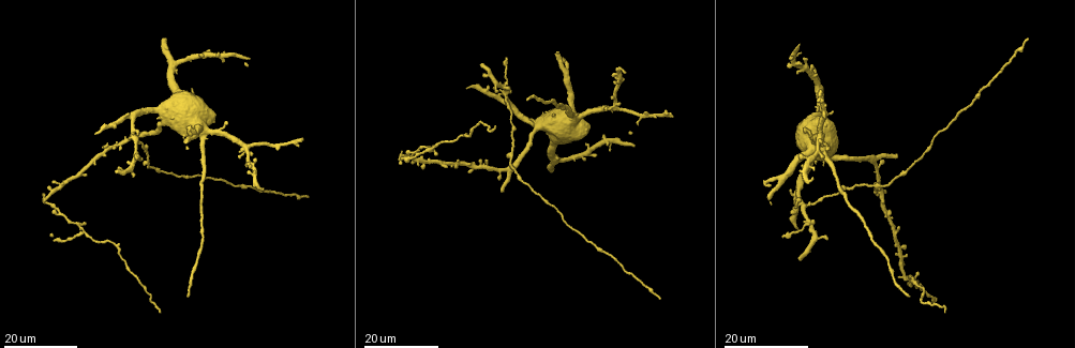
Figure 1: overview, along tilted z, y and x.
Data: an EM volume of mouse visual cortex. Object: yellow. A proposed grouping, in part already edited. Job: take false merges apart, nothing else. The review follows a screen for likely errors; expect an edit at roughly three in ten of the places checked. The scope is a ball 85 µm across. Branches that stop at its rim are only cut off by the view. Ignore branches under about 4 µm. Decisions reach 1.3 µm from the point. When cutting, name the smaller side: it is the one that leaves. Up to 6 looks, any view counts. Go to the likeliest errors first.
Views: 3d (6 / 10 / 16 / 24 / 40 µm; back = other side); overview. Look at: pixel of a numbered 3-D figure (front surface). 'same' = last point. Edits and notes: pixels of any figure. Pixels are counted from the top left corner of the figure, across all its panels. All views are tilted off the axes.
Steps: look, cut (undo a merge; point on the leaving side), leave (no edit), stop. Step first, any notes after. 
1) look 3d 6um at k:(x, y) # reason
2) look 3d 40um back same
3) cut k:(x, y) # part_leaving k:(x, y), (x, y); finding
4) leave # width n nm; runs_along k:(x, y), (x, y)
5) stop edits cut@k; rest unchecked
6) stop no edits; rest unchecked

look 3d 16um at 1:(82, 232) # three arms meet

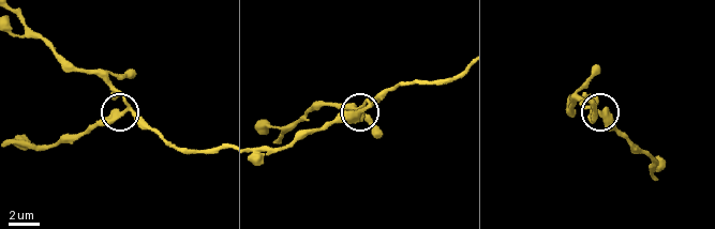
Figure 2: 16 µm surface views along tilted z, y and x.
look 3d 10um at 2:(128, 110)

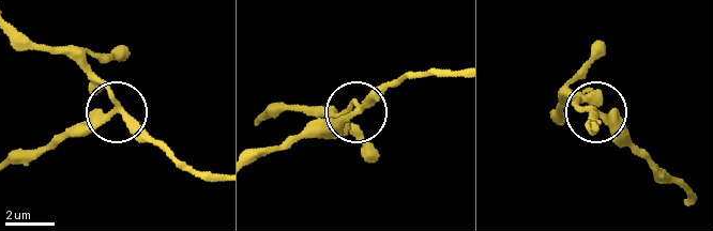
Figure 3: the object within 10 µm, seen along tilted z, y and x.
leave # arms 3; runs_along 3:(14, 25), (71, 54), (116, 98), (112, 111), (70, 127); continuous, no second neuron

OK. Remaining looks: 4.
look 3d 16um at 1:(504, 85) # looks like a crossing

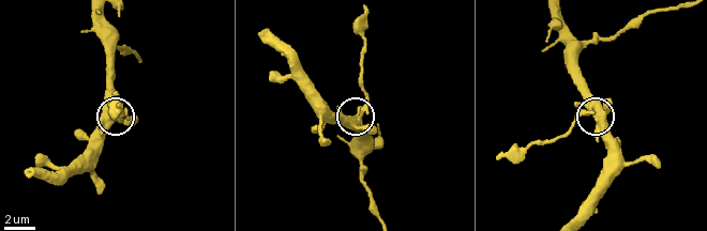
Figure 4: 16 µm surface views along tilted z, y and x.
look 3d 6um at 4:(355, 122)

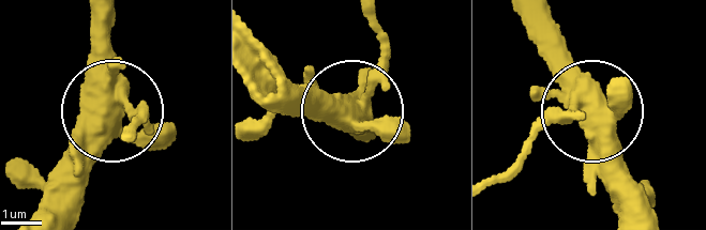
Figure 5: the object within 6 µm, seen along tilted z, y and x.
cut 5:(388, 43) # width 470 nm; part_leaving 5:(363, 91), (384, 37), (374, 10); two neurons meet here

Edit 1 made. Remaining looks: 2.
stop edits cut@5; rest unchecked

